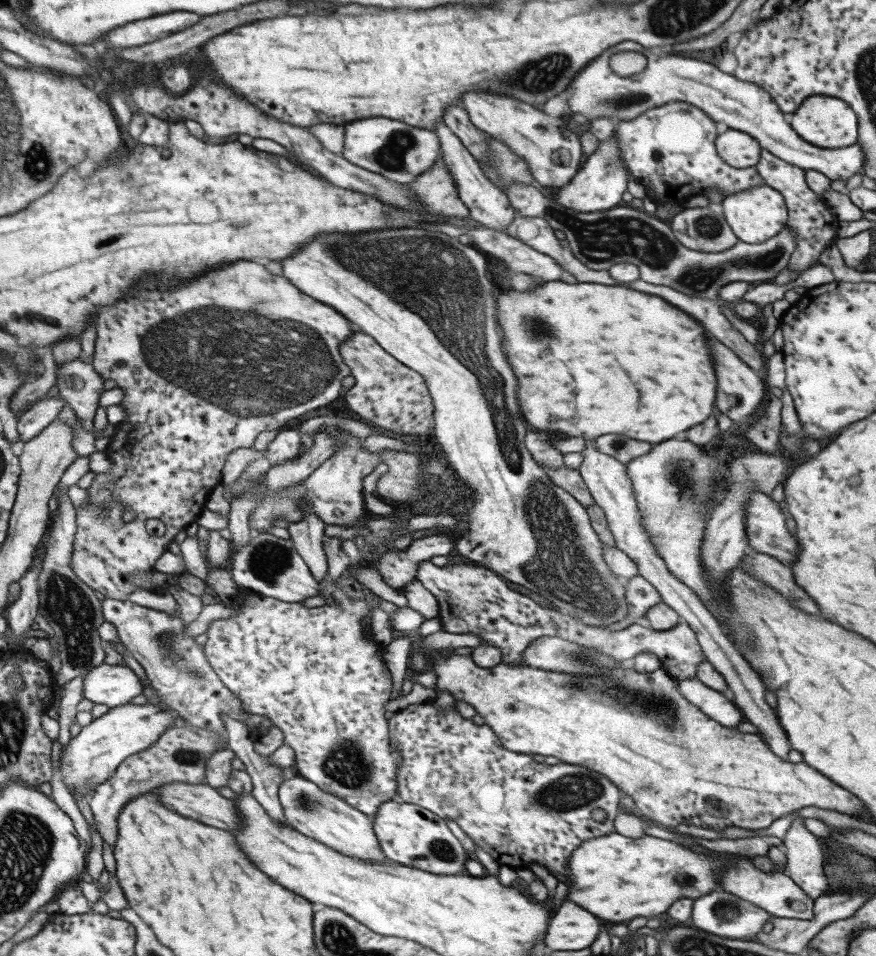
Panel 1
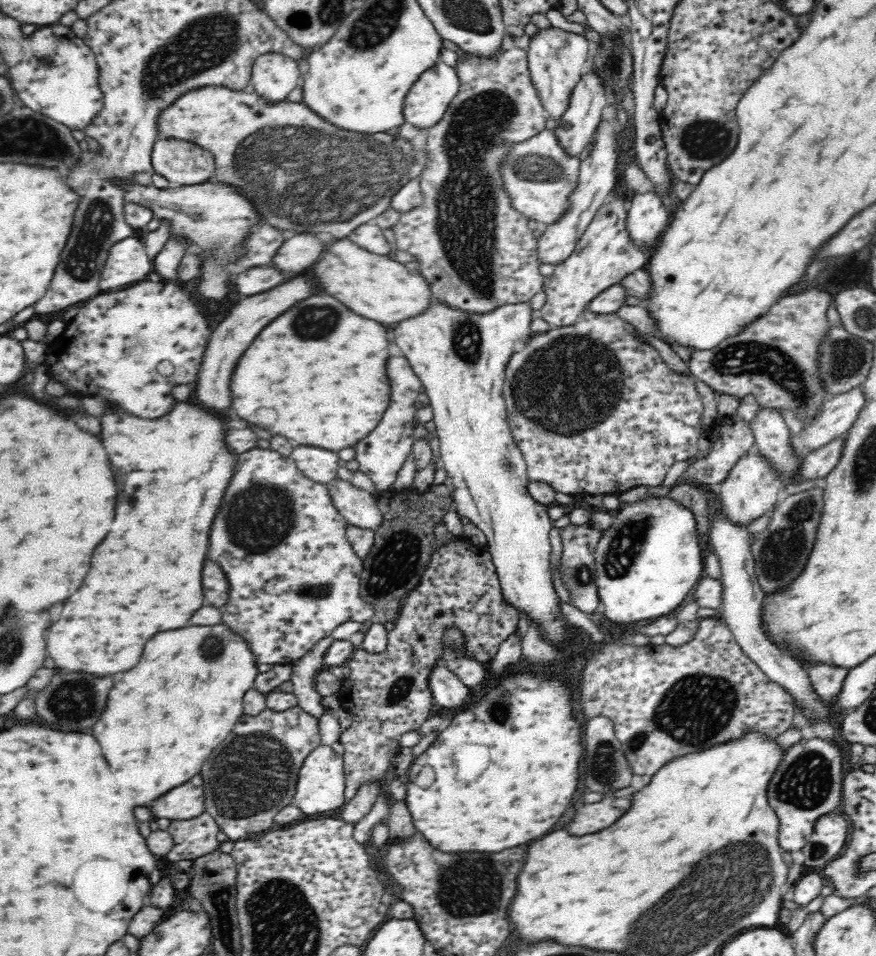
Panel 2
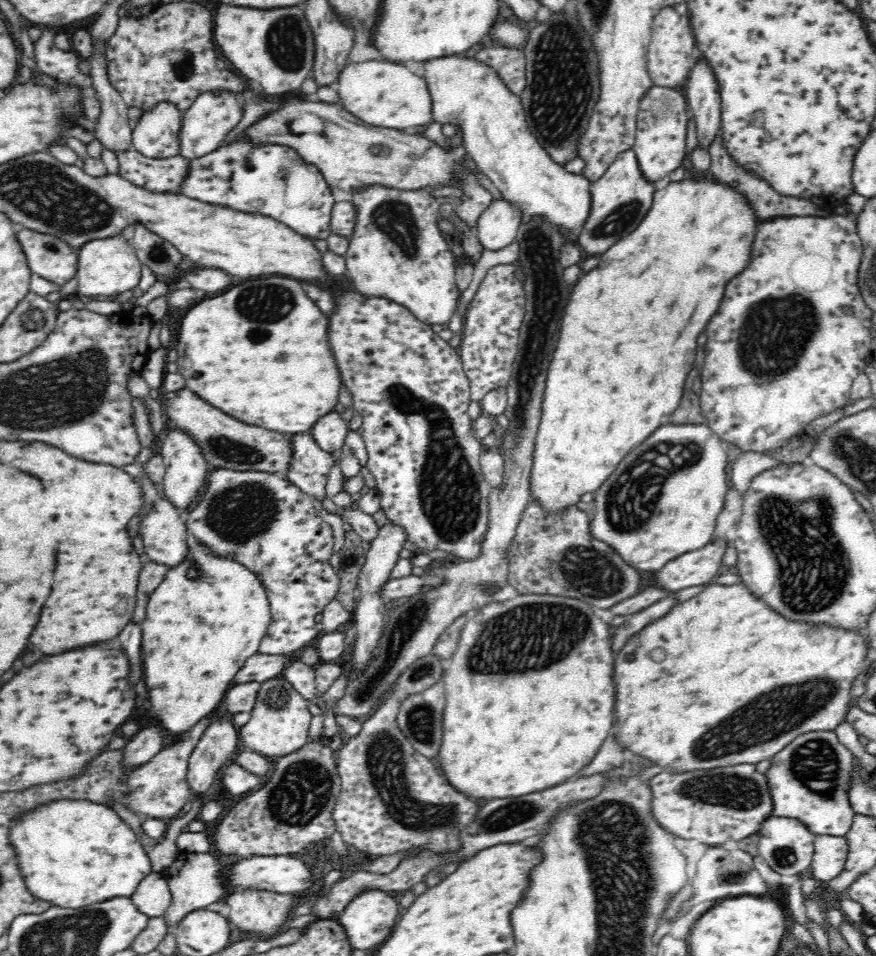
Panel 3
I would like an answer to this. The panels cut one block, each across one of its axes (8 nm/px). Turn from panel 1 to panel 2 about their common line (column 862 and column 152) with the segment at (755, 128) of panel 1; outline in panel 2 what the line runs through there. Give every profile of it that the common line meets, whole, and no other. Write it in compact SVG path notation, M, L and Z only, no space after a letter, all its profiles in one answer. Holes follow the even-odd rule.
M160 138L151 154L153 172L180 185L204 184L215 175L215 156L205 148L177 138Z

